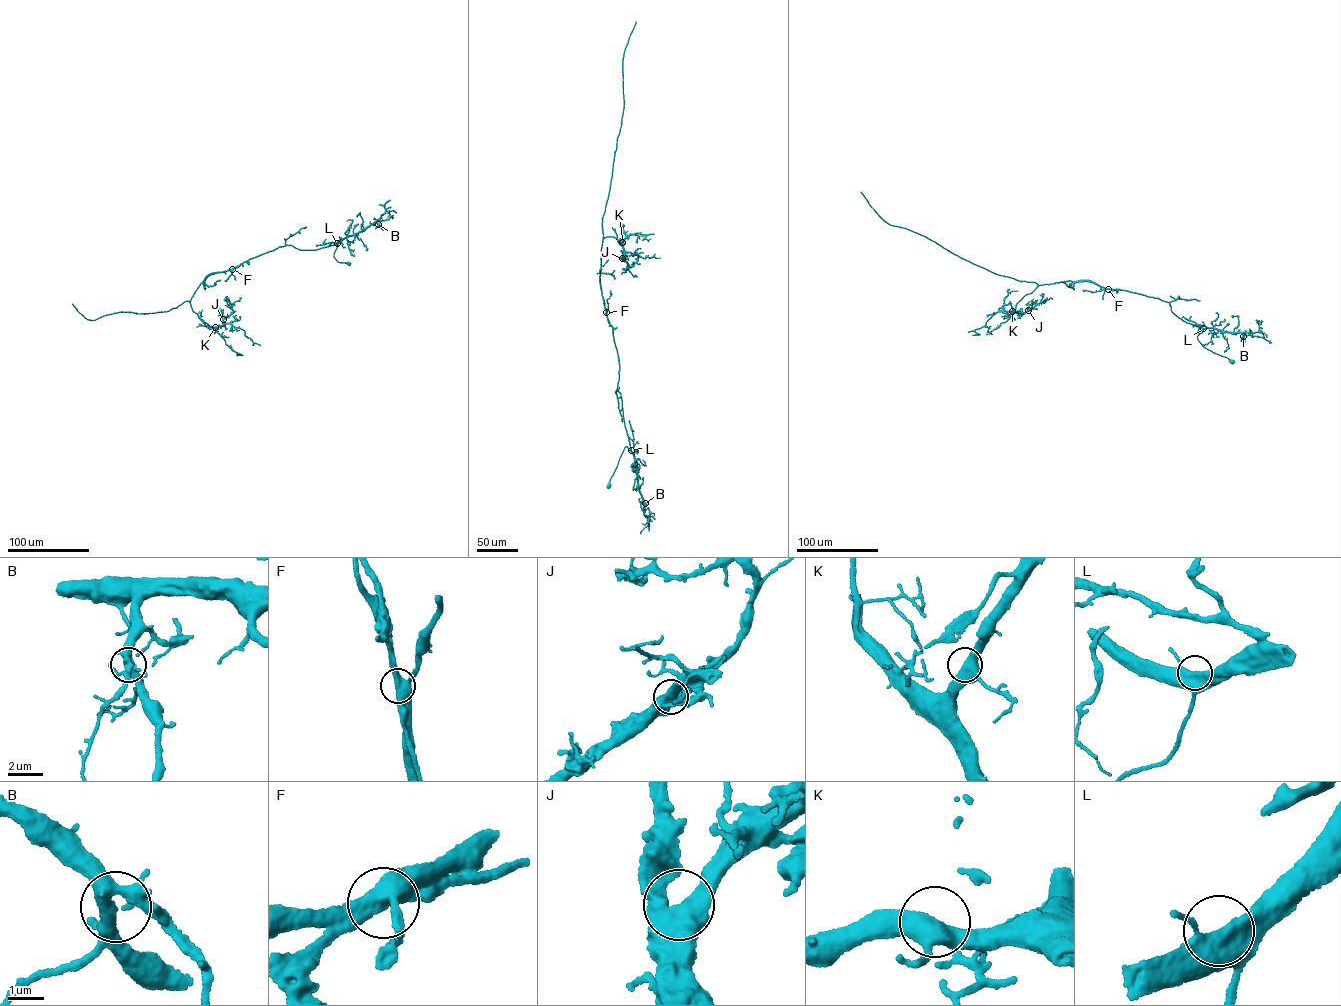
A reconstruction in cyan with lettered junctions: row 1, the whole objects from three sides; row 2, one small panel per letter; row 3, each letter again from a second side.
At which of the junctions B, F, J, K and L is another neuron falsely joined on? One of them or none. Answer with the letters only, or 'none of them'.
F

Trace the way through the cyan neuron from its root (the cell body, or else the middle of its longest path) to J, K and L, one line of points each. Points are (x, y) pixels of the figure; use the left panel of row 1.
J: (348, 263), (334, 257), (337, 244), (287, 245), (210, 274), (190, 304), (210, 326), (223, 319)
K: (348, 263), (334, 257), (337, 244), (308, 250), (287, 245), (210, 274), (190, 301), (199, 318), (215, 327)
L: (348, 263), (337, 261), (334, 257), (337, 243)

